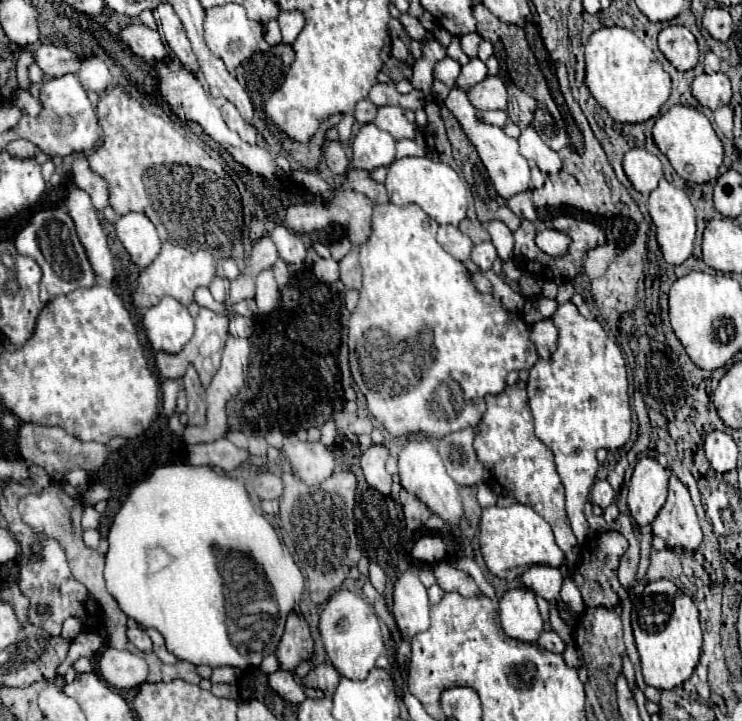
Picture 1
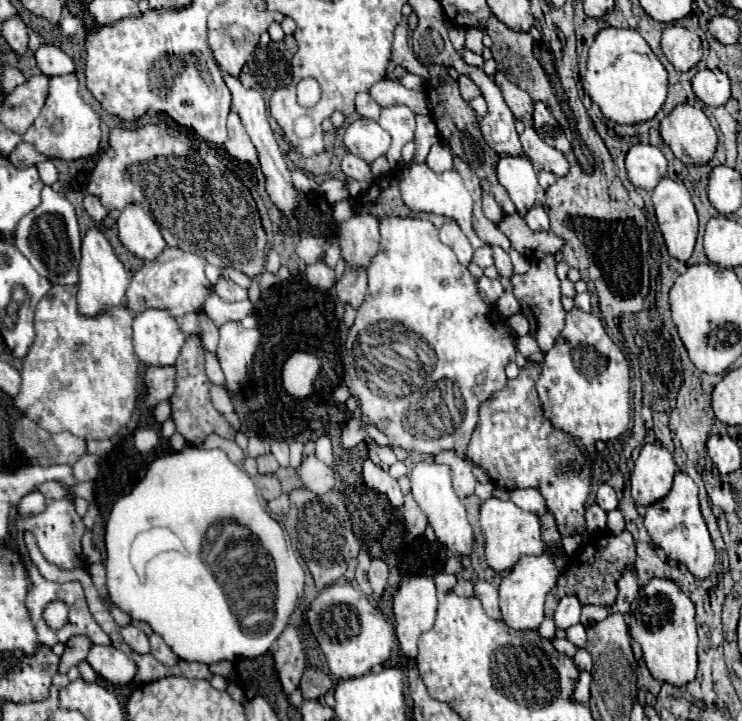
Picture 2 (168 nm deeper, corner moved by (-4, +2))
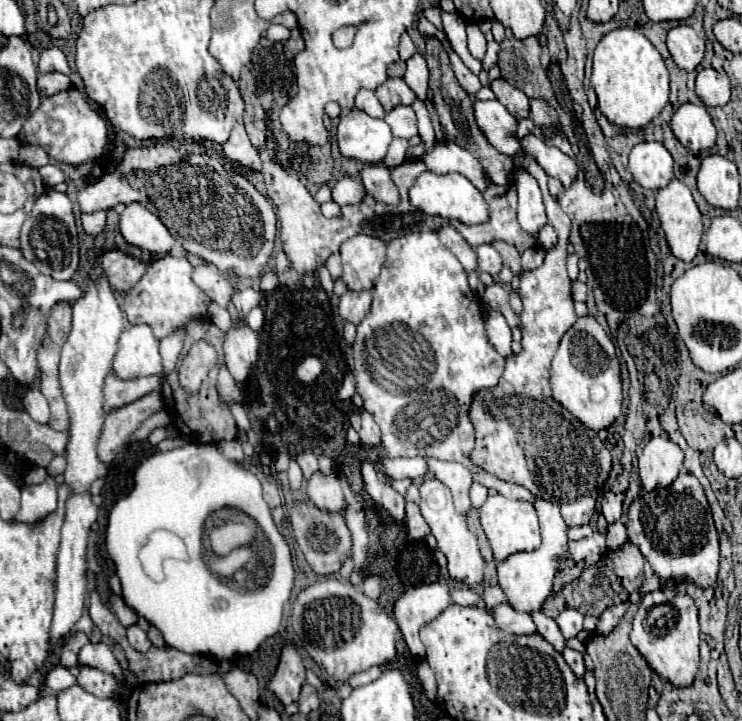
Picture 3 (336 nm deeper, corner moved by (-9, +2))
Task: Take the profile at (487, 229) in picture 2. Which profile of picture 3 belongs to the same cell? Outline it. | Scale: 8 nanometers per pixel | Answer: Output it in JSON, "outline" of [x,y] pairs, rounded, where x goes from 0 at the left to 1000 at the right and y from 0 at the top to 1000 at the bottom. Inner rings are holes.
{"outline":[[[670,334],[664,337],[664,343],[673,348],[673,354],[678,356],[678,365],[694,379],[699,381],[702,379],[702,354],[697,351],[694,343],[686,343],[686,337],[678,337],[678,334]]]}

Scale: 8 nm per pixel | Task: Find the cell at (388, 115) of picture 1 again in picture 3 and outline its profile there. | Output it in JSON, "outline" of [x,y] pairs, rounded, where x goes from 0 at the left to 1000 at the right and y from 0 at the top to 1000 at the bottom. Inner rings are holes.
{"outline":[[[538,146],[530,154],[524,154],[519,160],[519,168],[527,173],[527,182],[532,190],[540,193],[551,193],[557,187],[562,187],[562,165],[559,165],[559,154],[549,146]]]}

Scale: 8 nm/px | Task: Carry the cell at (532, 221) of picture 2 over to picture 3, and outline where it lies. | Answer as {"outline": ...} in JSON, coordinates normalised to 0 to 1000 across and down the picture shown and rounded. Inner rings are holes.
{"outline":[[[735,312],[735,315],[726,320],[724,334],[726,334],[726,340],[729,340],[732,348],[740,348],[740,345],[745,345],[745,343],[751,340],[751,323],[745,320],[743,312]]]}

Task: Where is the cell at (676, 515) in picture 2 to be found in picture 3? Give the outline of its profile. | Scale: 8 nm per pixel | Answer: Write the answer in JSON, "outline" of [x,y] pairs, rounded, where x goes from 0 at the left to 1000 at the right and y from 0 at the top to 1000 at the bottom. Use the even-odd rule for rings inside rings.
{"outline":[[[926,653],[902,675],[888,675],[861,687],[845,712],[845,742],[875,778],[891,811],[931,806],[939,814],[961,814],[969,792],[969,745],[961,728],[945,670]]]}

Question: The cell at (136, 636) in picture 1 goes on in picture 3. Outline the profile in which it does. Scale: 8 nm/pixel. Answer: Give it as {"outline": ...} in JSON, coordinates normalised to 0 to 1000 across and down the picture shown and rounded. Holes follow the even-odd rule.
{"outline":[[[185,867],[171,870],[171,886],[174,886],[174,895],[182,897],[185,903],[190,903],[190,906],[195,906],[204,897],[204,889],[198,886],[198,878]]]}

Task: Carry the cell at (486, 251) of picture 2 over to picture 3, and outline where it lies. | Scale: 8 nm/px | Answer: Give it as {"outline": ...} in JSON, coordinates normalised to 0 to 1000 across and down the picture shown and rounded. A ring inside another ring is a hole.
{"outline":[[[648,340],[640,348],[643,348],[643,356],[646,356],[646,376],[656,376],[659,381],[667,384],[678,370],[673,351],[662,340]]]}

